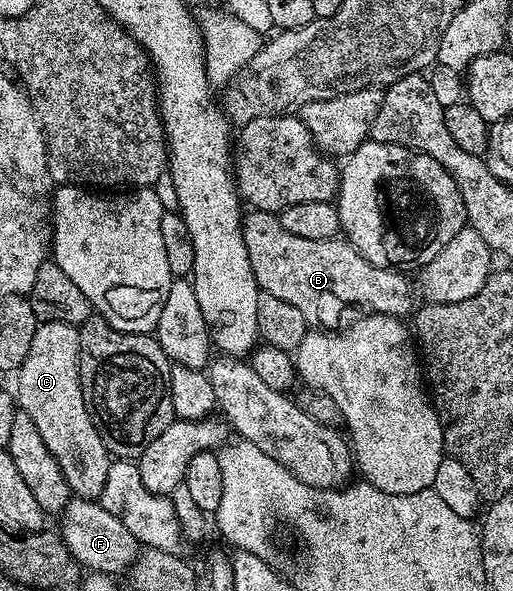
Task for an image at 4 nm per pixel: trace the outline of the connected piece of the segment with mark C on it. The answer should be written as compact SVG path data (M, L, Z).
M56 321L39 323L29 346L27 358L17 370L17 377L19 377L18 408L25 415L29 415L29 419L33 419L33 423L37 426L37 431L41 431L41 439L45 439L45 447L49 447L49 453L53 455L53 459L57 459L57 467L61 467L61 475L65 475L72 494L77 497L98 499L105 487L105 479L109 475L113 458L107 452L83 398L83 388L79 378L78 328L69 323Z

